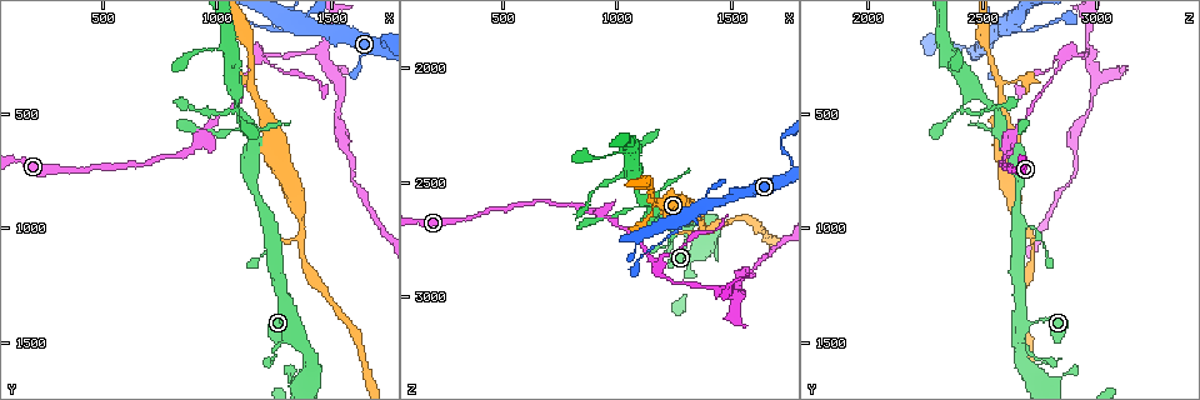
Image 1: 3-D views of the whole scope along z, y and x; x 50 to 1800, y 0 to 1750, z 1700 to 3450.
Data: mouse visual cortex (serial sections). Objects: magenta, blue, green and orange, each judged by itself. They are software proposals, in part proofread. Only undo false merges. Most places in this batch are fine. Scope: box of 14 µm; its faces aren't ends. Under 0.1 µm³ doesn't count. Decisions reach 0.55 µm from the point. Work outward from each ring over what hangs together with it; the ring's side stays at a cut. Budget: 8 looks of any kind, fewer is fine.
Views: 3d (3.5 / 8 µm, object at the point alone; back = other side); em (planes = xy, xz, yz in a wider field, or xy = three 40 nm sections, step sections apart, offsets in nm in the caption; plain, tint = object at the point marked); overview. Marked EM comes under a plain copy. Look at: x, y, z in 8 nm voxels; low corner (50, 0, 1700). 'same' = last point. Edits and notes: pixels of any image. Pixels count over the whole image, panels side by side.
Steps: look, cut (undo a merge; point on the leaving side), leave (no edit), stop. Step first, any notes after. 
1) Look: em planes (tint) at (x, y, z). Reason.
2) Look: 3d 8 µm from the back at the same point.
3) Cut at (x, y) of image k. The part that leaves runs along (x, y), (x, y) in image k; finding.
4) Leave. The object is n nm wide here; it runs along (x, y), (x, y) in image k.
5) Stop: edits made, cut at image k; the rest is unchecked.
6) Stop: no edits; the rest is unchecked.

Look: 3d 8 µm at (1080, 410, 2470). Thick turns thin.

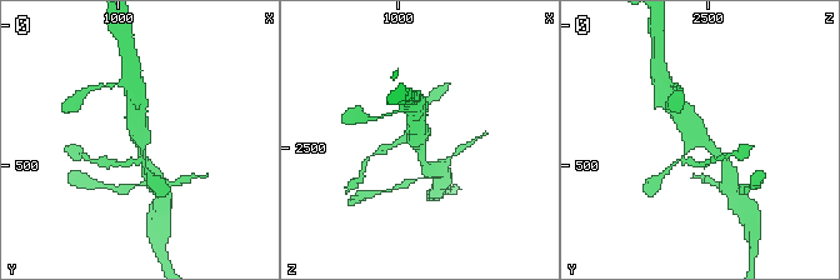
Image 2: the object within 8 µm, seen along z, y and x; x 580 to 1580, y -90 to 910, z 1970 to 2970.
Look: em xy step 3 (tint) at (1090, 410, 2470). 3 arms meet here; the arms are 100, 200, 350 nm wide; need the tissue.

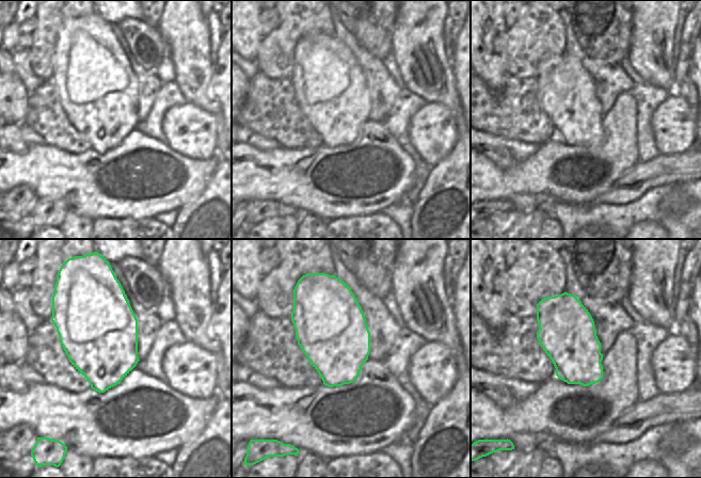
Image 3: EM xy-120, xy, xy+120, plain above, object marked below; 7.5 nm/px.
Leave. One cell here.

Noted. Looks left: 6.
Look: 3d 3.5 µm at (1720, 170, 2300). Sharp bend.

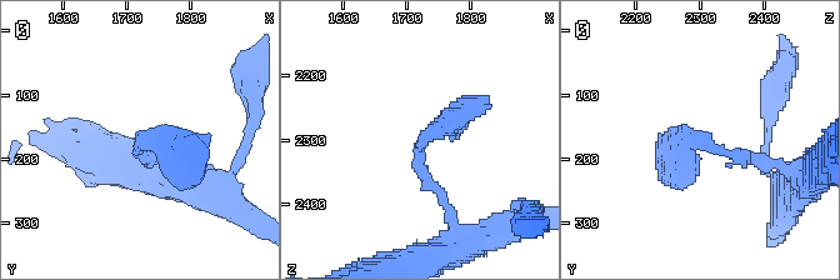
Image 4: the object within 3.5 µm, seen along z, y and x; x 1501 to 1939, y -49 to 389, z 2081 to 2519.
Look: em xy step 2 (tint) at (1720, 175, 2305).

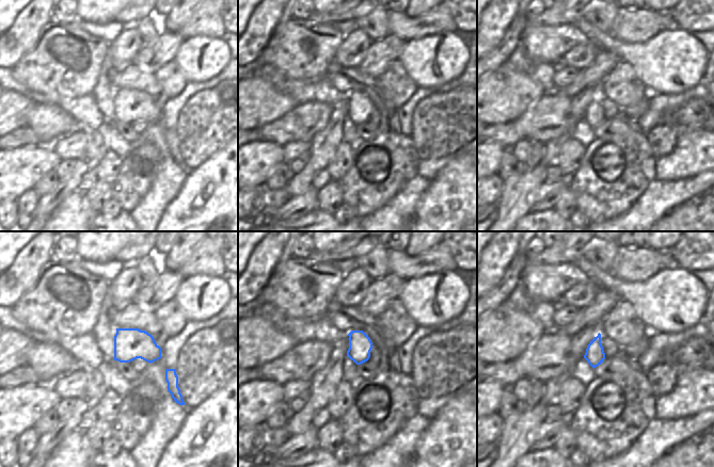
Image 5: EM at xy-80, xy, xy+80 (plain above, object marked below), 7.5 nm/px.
Leave. The arms are 150, 300 nm wide; one cell here.

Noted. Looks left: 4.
Look: 3d 8 µm at (1450, 230, 2960). Arms part here.

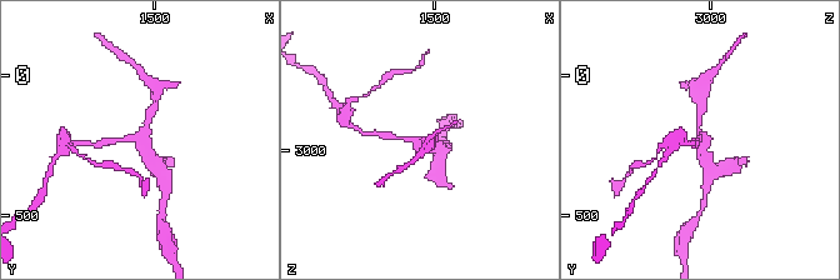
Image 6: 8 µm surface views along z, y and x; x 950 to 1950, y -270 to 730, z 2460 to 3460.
Look: 3d 3.5 µm at (1460, 230, 2970). Closer look.

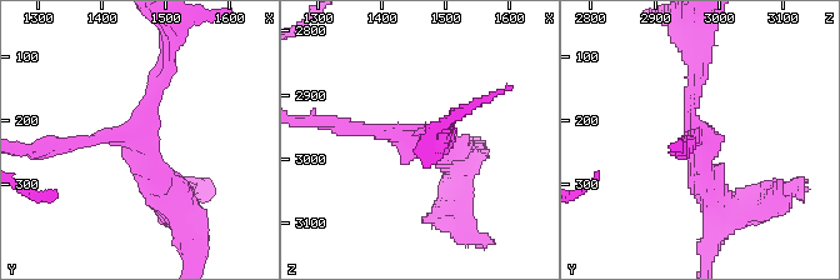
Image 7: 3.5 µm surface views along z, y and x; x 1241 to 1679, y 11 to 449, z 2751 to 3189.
Leave. The arms are 150, 200, 400 nm wide; continuous, no second cell.

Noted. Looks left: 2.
Stop: no edits; the rest is unchecked.

